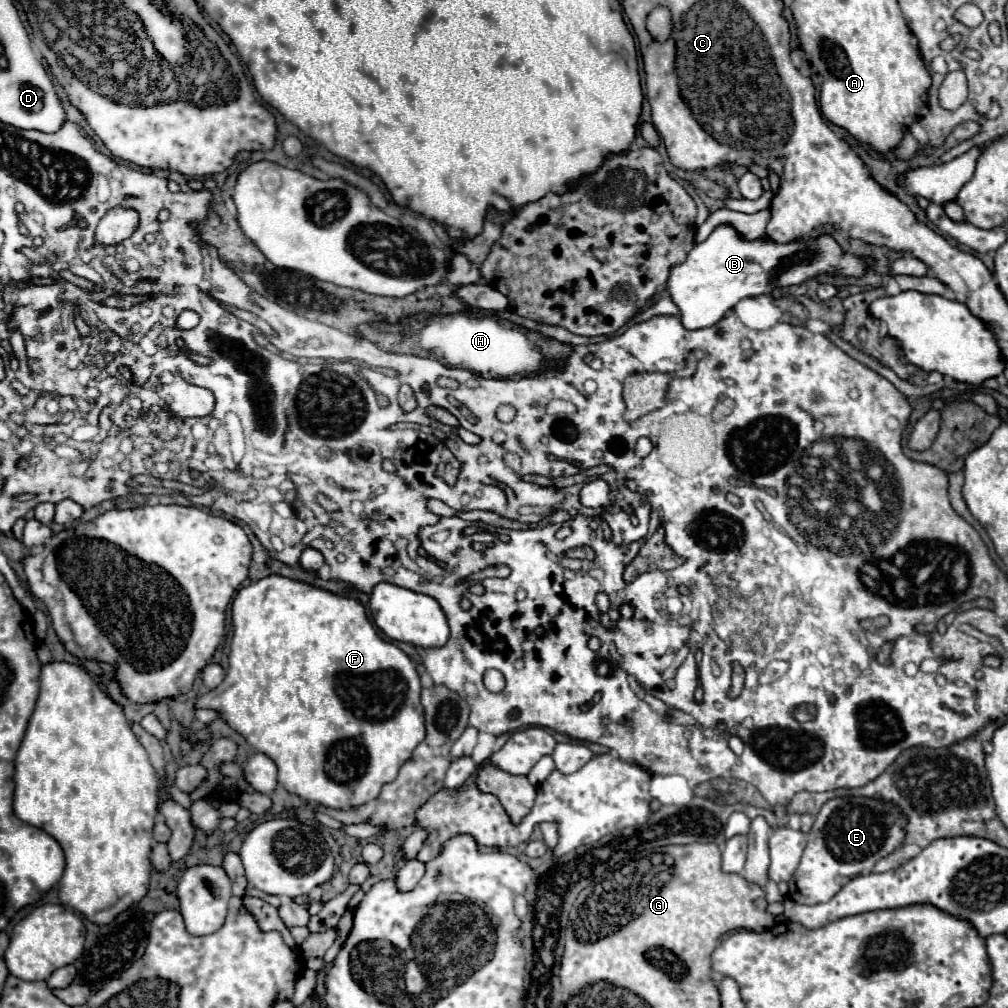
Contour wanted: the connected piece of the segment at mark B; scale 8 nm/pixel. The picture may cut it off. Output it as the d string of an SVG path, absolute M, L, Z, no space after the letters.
M720 224L700 244L694 244L686 262L674 266L668 278L668 292L680 308L680 320L688 330L698 330L718 324L728 310L740 300L762 294L772 294L776 288L800 286L820 274L862 278L876 260L846 252L832 234L812 238L796 238L792 242L776 242L770 236L746 240L730 224Z

